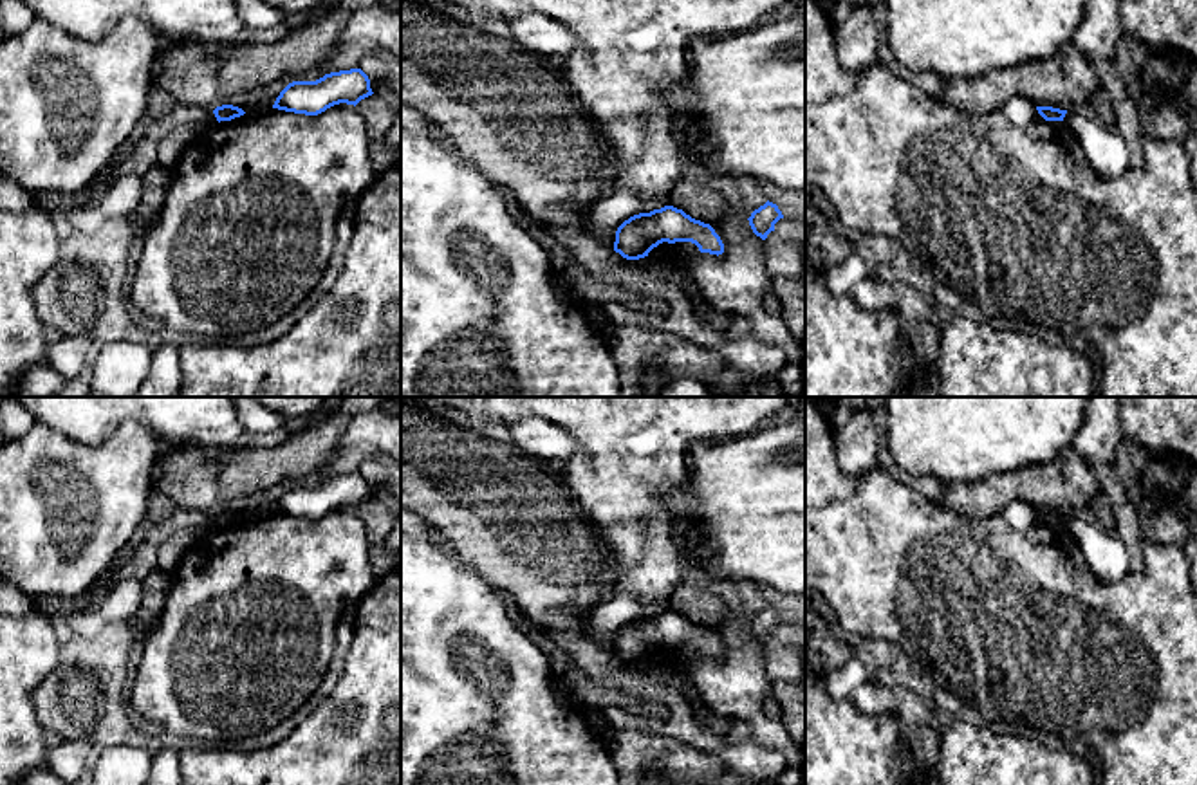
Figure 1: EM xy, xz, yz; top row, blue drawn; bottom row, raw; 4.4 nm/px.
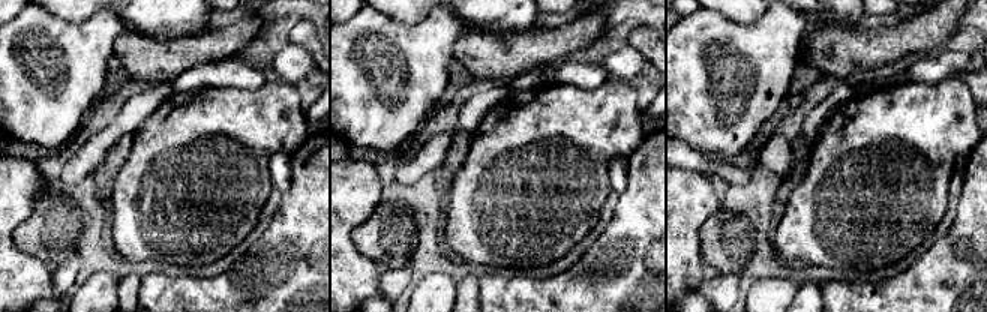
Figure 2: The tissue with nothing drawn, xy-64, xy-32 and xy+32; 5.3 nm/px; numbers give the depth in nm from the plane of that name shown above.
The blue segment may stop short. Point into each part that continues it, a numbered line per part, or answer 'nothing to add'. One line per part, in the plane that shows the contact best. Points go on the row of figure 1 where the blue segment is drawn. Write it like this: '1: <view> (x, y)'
nothing to add

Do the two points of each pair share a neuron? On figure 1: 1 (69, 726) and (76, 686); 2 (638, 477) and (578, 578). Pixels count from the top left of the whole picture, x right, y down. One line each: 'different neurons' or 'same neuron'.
1: same neuron
2: different neurons

